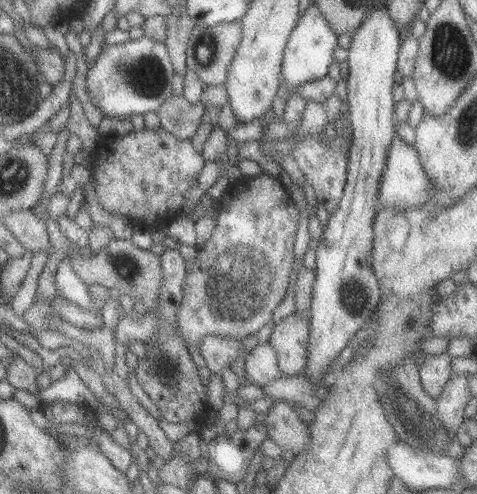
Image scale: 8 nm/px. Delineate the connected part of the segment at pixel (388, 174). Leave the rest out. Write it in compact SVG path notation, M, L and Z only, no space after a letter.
M394 130L391 142L386 148L384 167L378 180L376 212L381 209L405 210L413 206L419 207L427 203L429 194L430 186L422 171L418 155L415 154L412 145L405 143Z

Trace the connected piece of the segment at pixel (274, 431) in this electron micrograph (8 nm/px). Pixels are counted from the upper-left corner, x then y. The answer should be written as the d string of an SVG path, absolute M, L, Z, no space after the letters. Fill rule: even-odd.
M275 401L263 416L266 439L271 439L279 450L291 451L295 456L307 445L309 430L305 421L298 419L292 405L286 401Z

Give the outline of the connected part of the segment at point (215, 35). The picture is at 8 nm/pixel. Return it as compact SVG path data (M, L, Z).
M238 21L213 26L194 26L188 38L185 52L186 70L182 76L182 97L191 104L199 102L205 87L224 84L227 68L236 52L241 38Z

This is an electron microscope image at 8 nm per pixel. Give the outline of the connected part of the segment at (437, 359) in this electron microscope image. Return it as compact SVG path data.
M446 352L439 355L426 355L422 357L418 373L421 389L431 399L439 397L444 385L450 379L450 358Z

